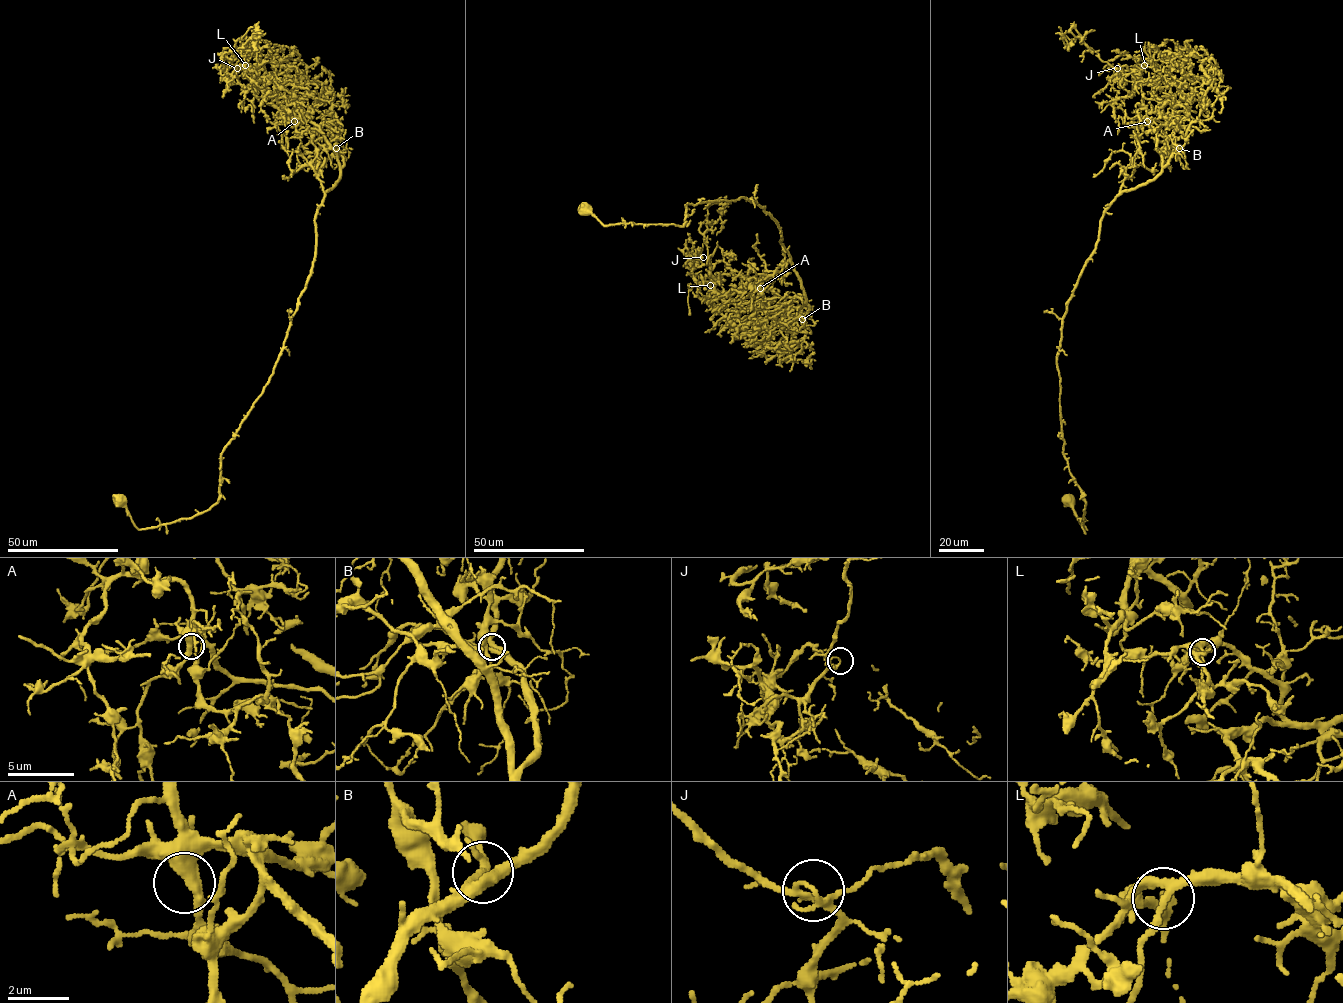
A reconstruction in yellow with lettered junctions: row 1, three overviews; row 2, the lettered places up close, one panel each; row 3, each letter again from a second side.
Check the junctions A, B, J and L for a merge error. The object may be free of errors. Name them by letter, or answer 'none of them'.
J

